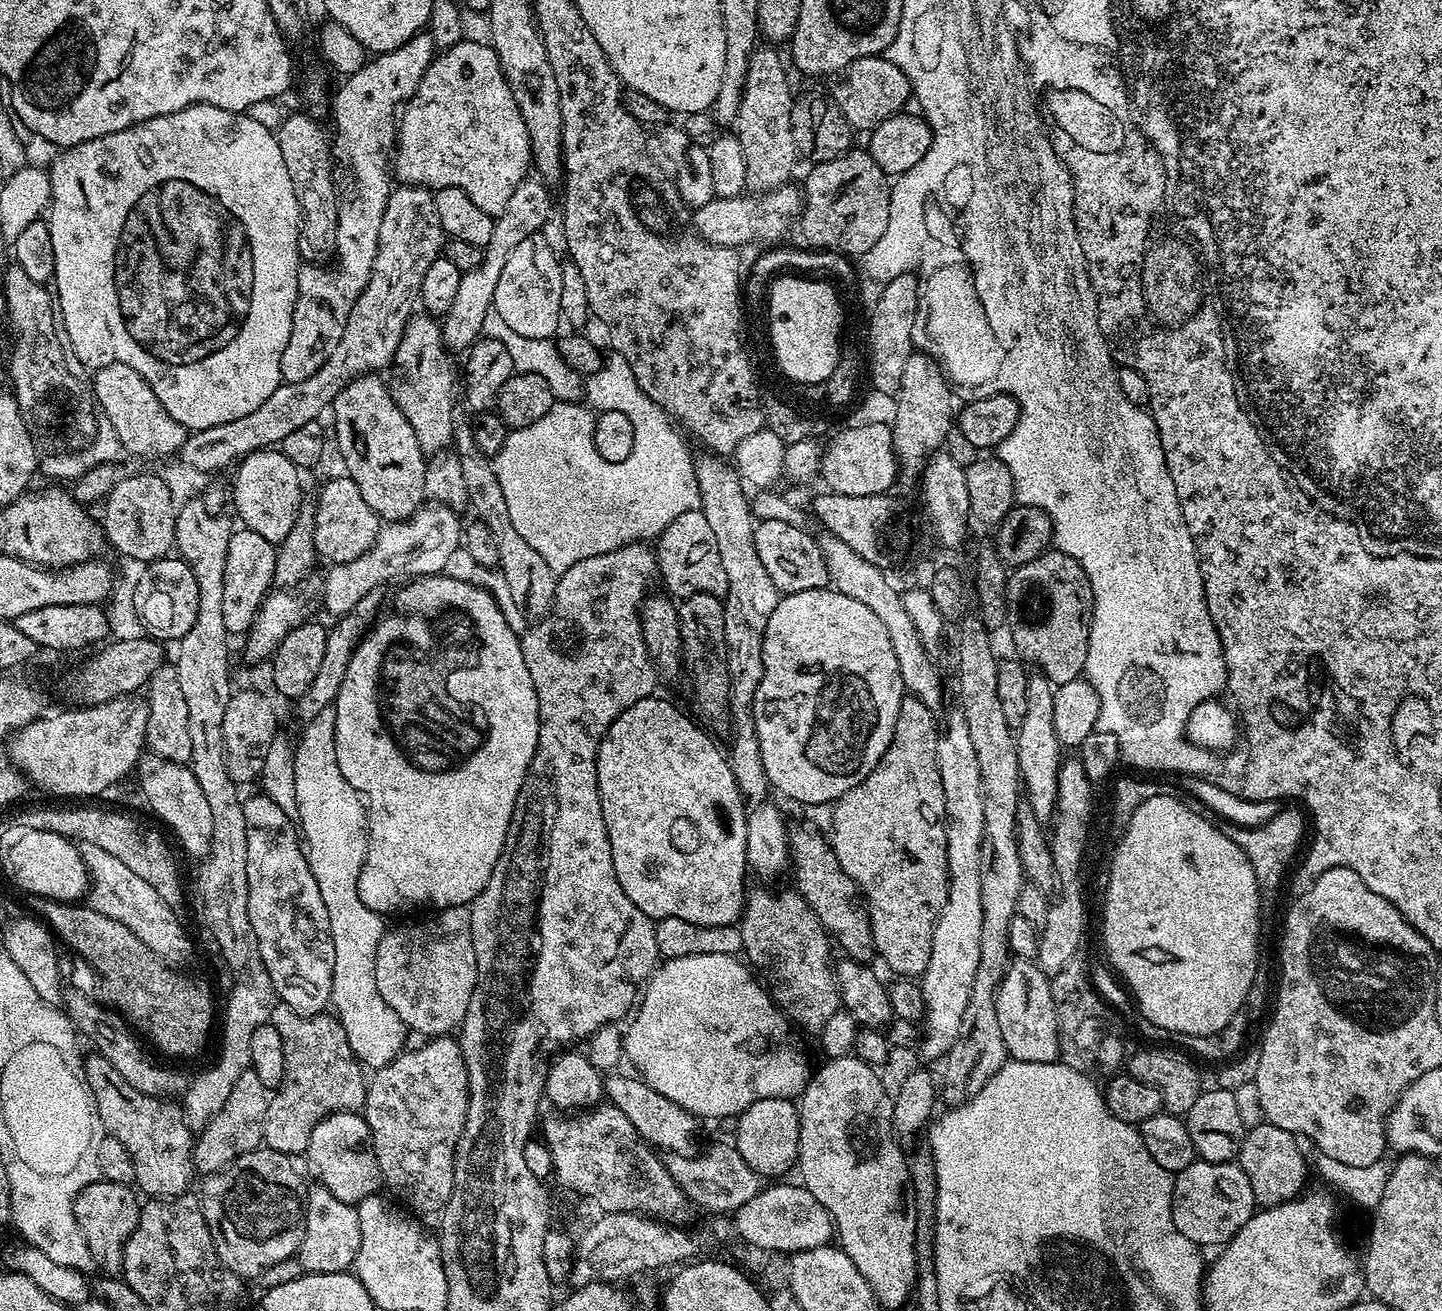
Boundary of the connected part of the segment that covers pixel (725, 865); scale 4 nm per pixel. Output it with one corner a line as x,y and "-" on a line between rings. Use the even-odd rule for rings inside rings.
653,694
645,700
634,702
606,730
596,755
596,781
602,806
602,818
606,822
606,834
610,838
610,854
614,858
614,874
626,890
626,898
642,910
642,914
651,916
653,921
662,918
682,918
686,922
694,922
698,926
726,926
736,924
744,913
746,887
744,875
749,875
746,856
747,818
744,815
745,799
740,795
738,782
734,778
734,770
728,764
725,749
719,748
706,733
705,729
691,715
687,716
680,708
675,708
668,700
659,700
659,695

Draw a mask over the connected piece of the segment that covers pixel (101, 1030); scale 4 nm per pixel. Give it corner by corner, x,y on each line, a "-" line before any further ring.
76,988
70,989
69,992
67,989
63,993
63,1011
68,1013
68,1019
72,1021
77,1033
83,1039
85,1036
96,1047
93,1049
104,1056
106,1062
110,1062
110,1066
114,1066
114,1070
118,1070
118,1074
122,1074
122,1078
126,1078
126,1082
134,1086
134,1090
142,1090
142,1094
161,1098
179,1097
188,1087
189,1077
187,1075
184,1077
182,1073
175,1072
172,1068
159,1068
158,1065
152,1064
151,1058
148,1057
149,1049
141,1043
128,1021
119,1012
105,1006
99,999
96,1000
91,1000
86,993
79,992

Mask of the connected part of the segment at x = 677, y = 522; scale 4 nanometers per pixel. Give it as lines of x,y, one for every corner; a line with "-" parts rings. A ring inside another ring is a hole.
703,511
687,512
674,518
674,522
670,522
655,541
654,551
659,579
664,579
665,586
669,588
665,589
673,597
683,598
701,592
722,598
728,593
726,570
722,566
722,557
718,555
718,542

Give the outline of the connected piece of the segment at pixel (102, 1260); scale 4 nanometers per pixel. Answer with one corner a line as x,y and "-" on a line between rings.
103,1178
86,1186
78,1194
76,1221
80,1223
80,1229
88,1243
93,1265
97,1269
100,1267
105,1277
116,1278
123,1273
124,1247
130,1234
134,1234
138,1226
141,1207
142,1200
135,1187

